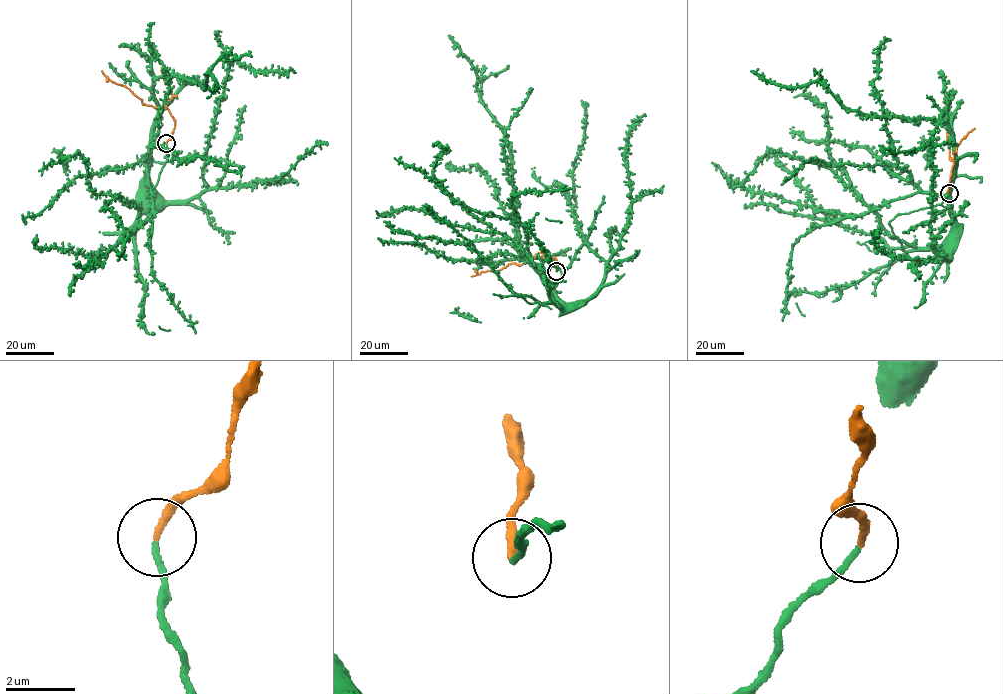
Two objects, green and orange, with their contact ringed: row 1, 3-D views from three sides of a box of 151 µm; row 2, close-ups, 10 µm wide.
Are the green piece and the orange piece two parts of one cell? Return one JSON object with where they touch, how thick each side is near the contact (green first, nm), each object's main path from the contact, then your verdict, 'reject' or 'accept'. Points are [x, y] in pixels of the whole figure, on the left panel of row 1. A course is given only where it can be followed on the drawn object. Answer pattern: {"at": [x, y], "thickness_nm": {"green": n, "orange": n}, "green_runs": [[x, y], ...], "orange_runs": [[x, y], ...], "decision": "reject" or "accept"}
{"at": [166, 143], "thickness_nm": {"green": 140, "orange": 200}, "green_runs": [[166, 143], [168, 154], [150, 193], [147, 217], [133, 225], [152, 187], [147, 183]], "orange_runs": [[166, 143], [174, 126], [169, 111], [143, 104], [132, 92], [112, 82], [101, 71]], "decision": "accept"}

